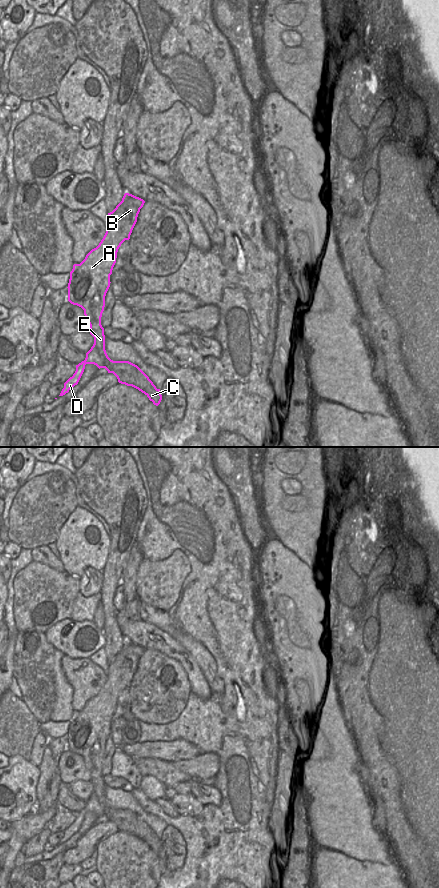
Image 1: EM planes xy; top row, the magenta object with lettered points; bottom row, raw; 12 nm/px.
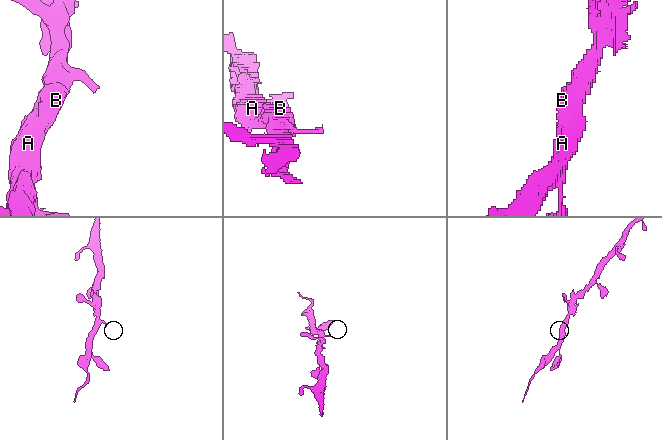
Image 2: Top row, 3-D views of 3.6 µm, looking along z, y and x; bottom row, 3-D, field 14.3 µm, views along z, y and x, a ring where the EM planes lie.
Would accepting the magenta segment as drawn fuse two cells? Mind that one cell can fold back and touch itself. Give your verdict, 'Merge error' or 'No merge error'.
No merge error.

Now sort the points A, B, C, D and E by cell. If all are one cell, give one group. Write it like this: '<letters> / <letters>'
A B C D E

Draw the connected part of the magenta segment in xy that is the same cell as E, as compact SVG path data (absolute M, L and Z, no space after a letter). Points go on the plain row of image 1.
M125 641L122 649L116 656L108 661L108 671L106 672L106 681L99 693L92 697L80 712L74 712L70 720L68 731L68 749L81 755L84 758L86 768L90 773L90 782L94 785L94 792L86 801L84 809L76 813L76 819L65 831L59 844L63 844L78 832L86 812L94 812L99 817L105 816L108 821L113 821L118 830L127 834L132 834L144 841L154 853L158 854L162 848L160 837L157 837L149 825L135 812L129 809L113 809L105 798L104 776L101 773L101 765L105 755L105 744L110 735L110 723L116 711L117 700L125 688L130 687L132 678L137 670L140 657L145 649L132 642Z

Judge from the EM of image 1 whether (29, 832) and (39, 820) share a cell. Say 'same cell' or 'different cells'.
same cell

